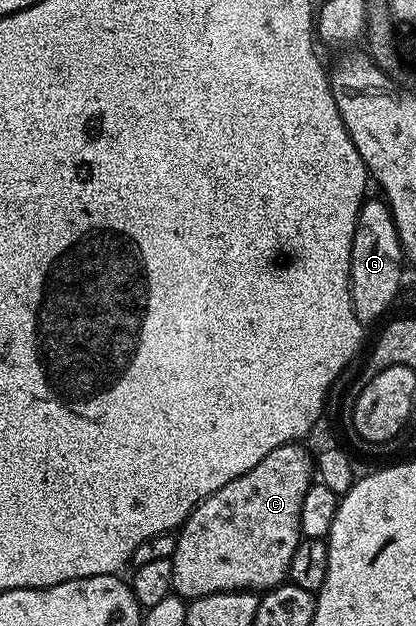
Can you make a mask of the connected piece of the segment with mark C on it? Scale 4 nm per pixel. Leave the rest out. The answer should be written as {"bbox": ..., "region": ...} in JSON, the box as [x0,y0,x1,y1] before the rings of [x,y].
{"bbox":[171,444,315,600],"region":[[[286,444],[275,448],[267,456],[263,456],[263,460],[259,460],[259,464],[255,464],[255,468],[248,470],[243,476],[239,476],[235,480],[231,480],[227,484],[223,484],[223,488],[219,488],[213,494],[208,494],[198,502],[197,507],[189,513],[189,517],[185,519],[180,527],[179,533],[176,535],[177,547],[174,550],[171,559],[173,563],[173,590],[180,594],[186,600],[202,598],[205,594],[223,594],[230,590],[251,590],[254,592],[266,592],[273,589],[274,586],[280,586],[288,579],[289,565],[297,551],[297,545],[303,541],[301,533],[301,509],[303,508],[303,496],[307,496],[310,486],[315,481],[315,458],[311,453],[301,447],[301,444]]]}

